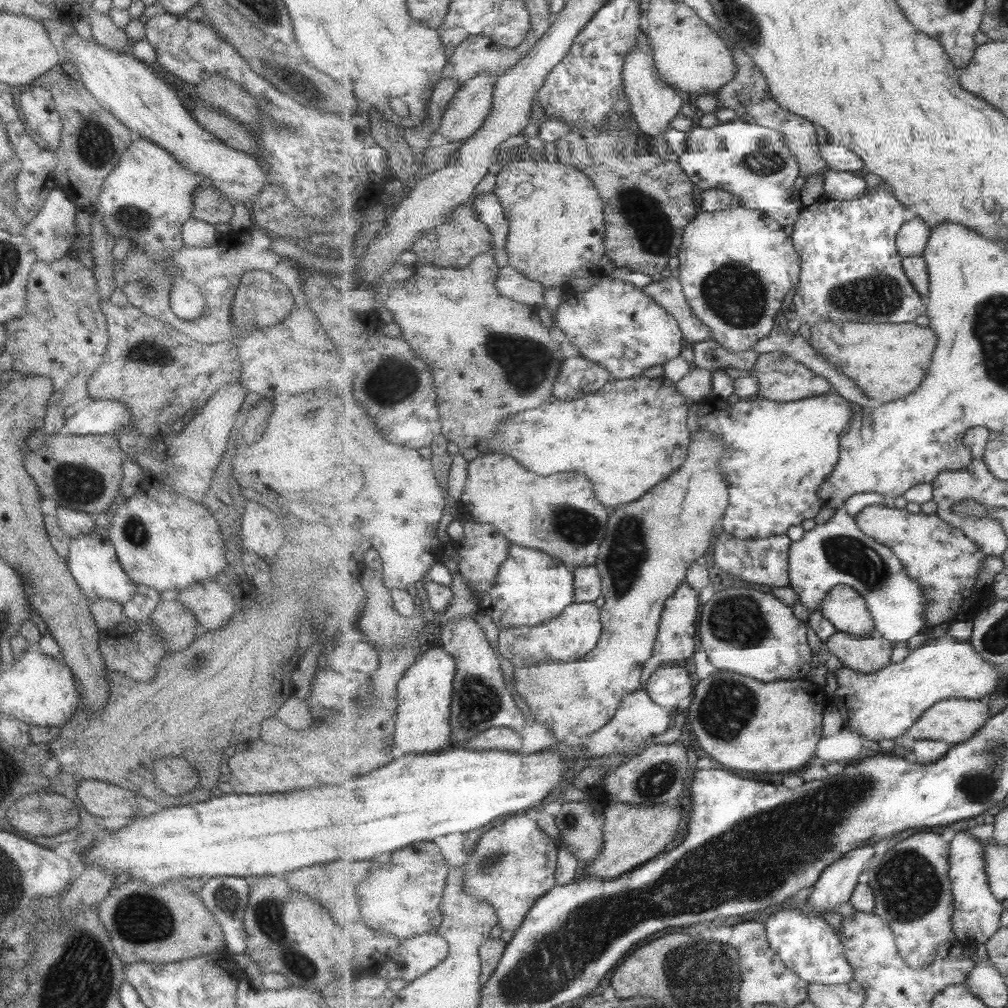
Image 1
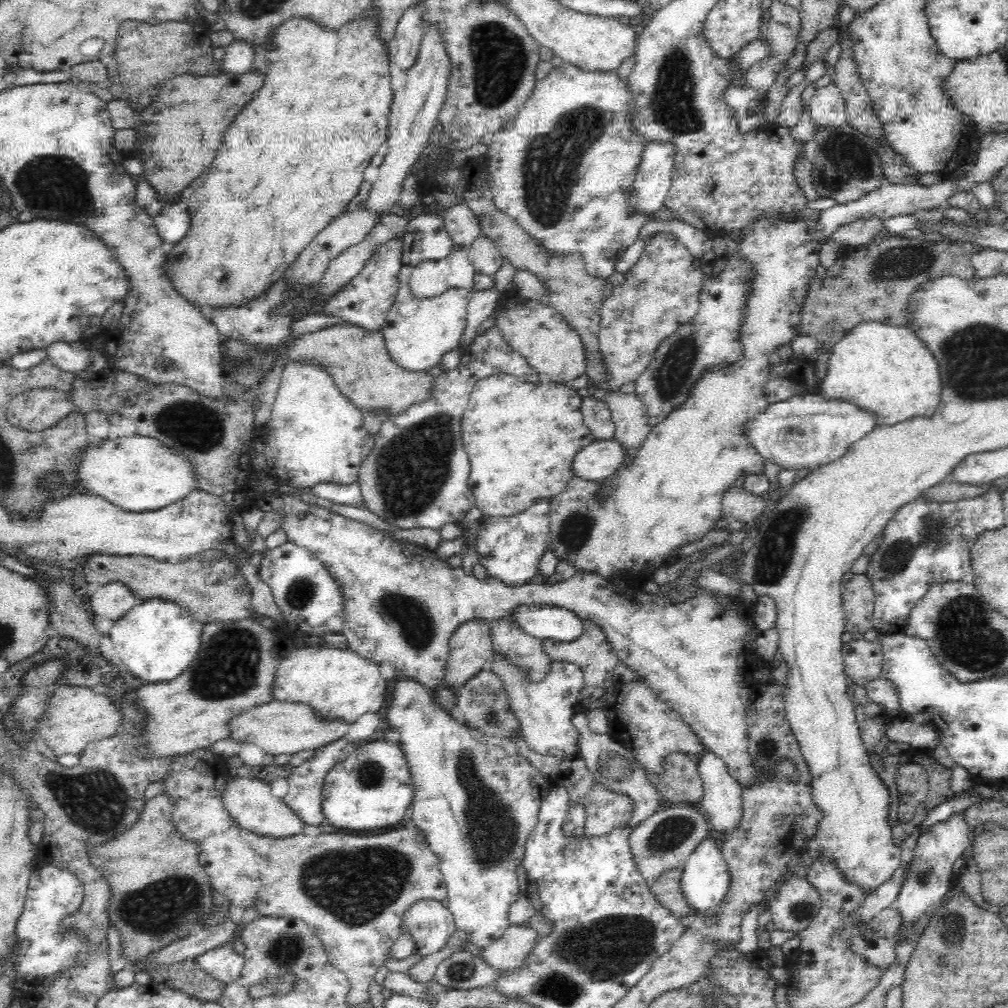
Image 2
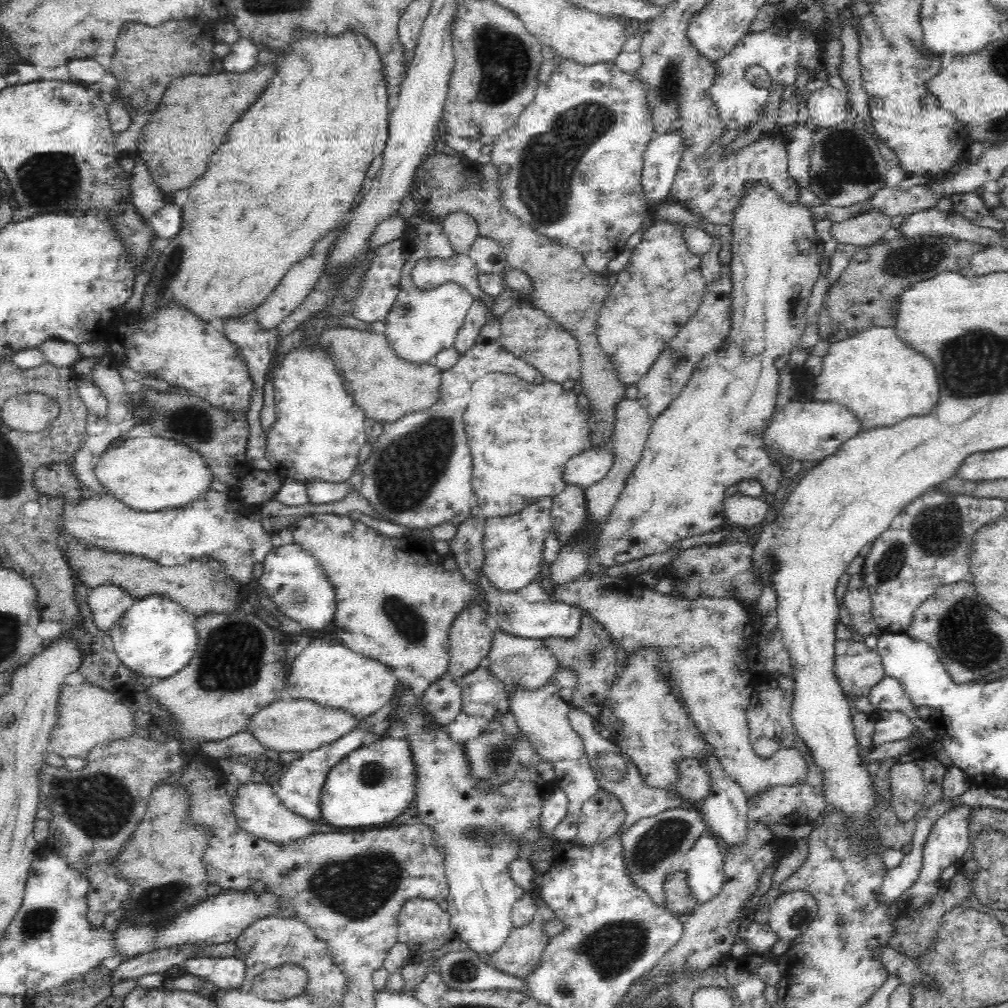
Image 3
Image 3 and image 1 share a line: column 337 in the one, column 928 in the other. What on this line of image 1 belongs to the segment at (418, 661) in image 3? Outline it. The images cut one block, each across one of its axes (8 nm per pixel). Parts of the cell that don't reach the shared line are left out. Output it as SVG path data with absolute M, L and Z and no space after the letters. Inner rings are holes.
M873 505L868 506L857 514L857 525L861 527L866 535L876 539L876 542L887 546L893 550L905 565L907 573L921 583L927 602L925 610L925 626L921 630L922 634L927 634L927 638L935 639L947 635L947 630L955 622L963 620L973 621L979 614L984 596L977 593L977 576L987 554L981 551L973 539L967 538L960 528L954 528L941 520L938 515L928 515L923 512L911 513L904 509L897 509L894 506Z

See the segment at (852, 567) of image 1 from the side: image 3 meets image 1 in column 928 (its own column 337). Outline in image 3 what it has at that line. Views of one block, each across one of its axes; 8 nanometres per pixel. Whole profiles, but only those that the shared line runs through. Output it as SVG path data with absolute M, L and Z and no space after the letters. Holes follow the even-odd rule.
M298 544L274 547L263 560L263 573L258 584L284 615L292 618L302 630L330 632L336 614L336 593L328 575L313 554Z

